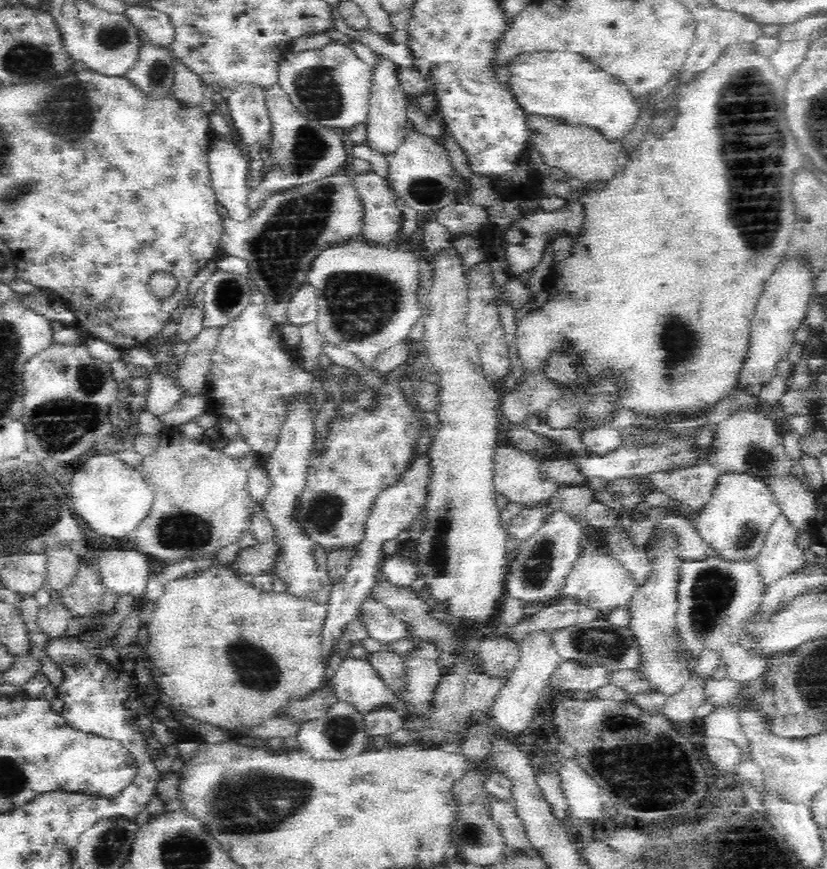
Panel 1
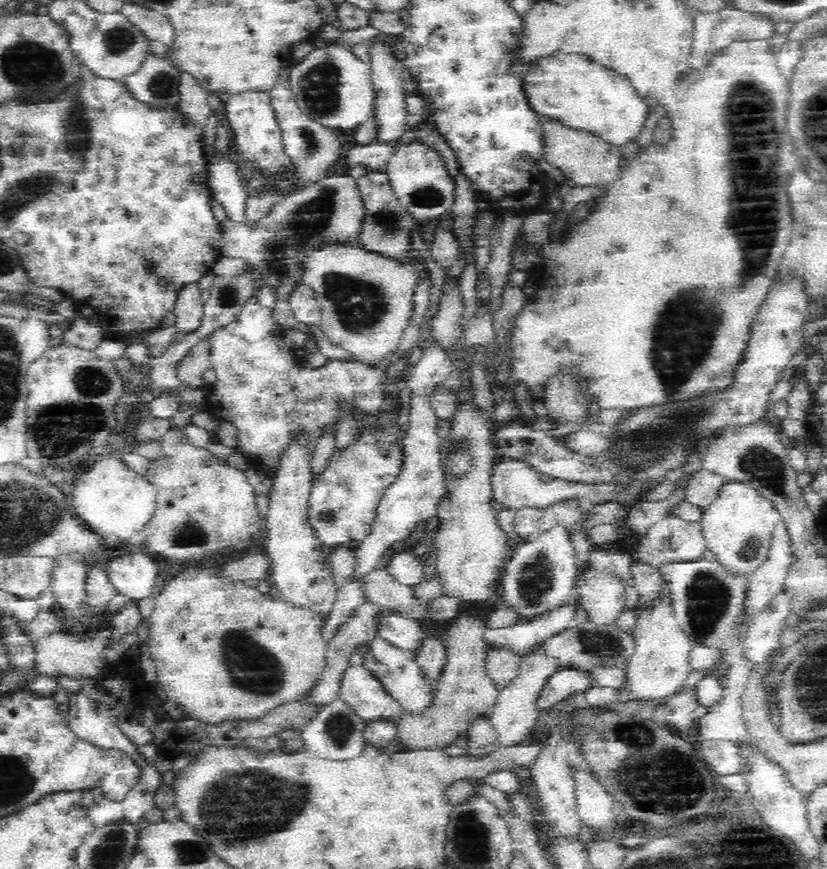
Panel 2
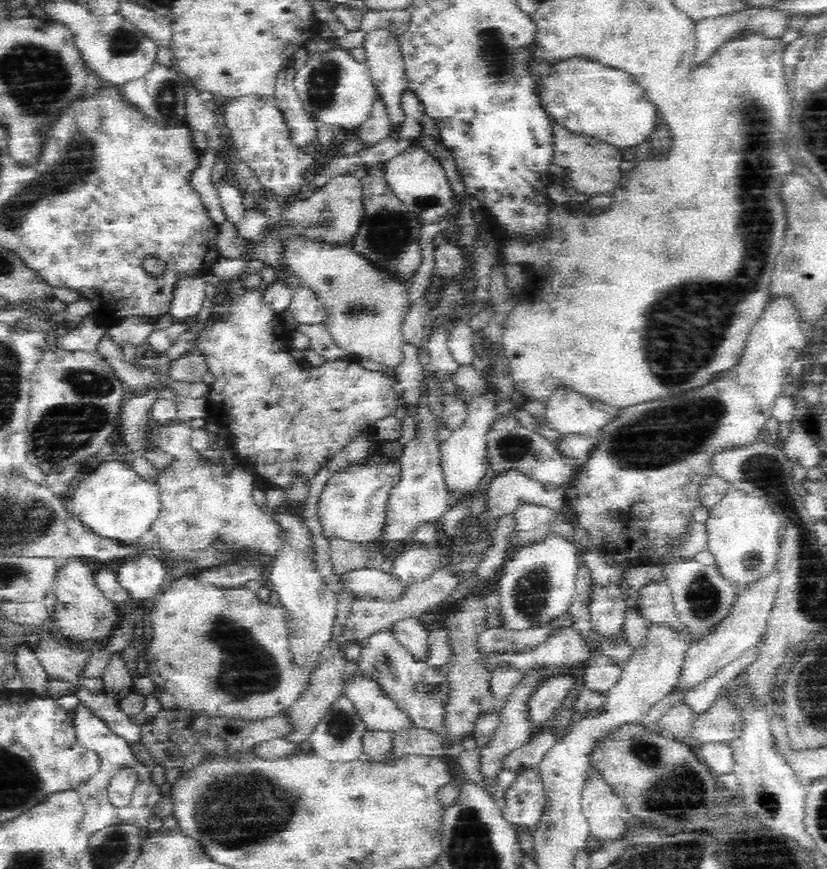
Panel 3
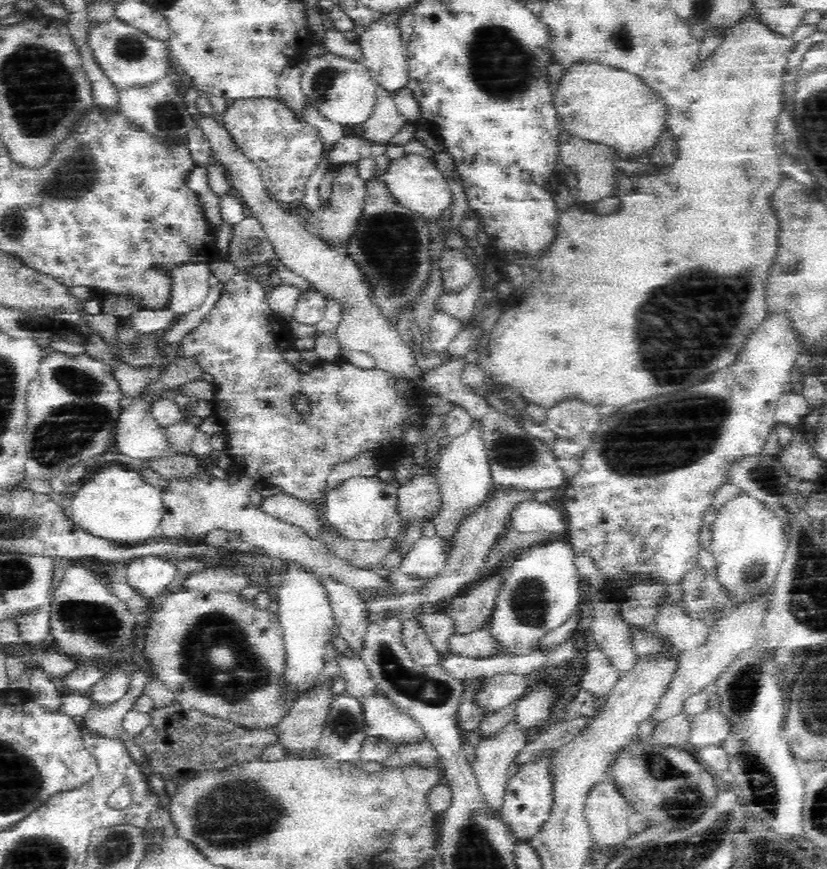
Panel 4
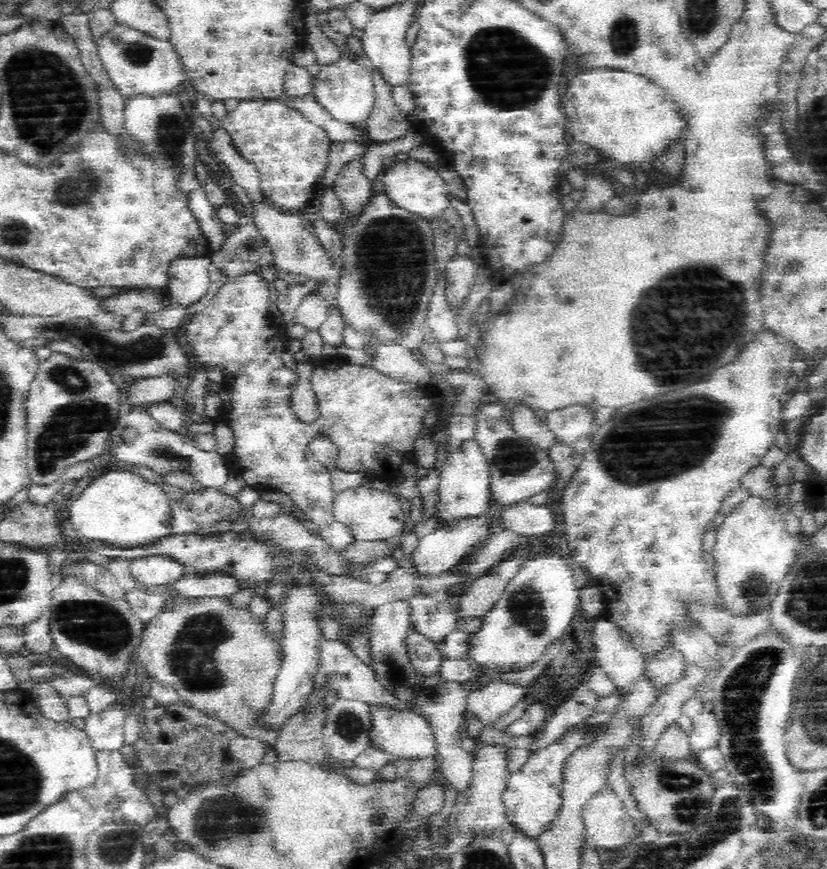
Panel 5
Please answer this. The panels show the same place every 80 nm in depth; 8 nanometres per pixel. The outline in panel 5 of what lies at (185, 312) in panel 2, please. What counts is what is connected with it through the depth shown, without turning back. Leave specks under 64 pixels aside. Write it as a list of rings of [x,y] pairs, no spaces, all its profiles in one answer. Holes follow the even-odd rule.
[[[182,258],[170,266],[168,292],[172,305],[188,308],[208,294],[210,264],[208,258]]]

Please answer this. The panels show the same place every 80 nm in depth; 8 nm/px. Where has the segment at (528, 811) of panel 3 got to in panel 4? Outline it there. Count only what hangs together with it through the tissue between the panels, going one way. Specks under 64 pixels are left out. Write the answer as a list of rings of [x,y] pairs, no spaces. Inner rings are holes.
[[[554,751],[546,752],[544,758],[538,762],[530,762],[526,766],[519,767],[516,776],[506,784],[500,813],[501,817],[513,828],[514,836],[518,840],[530,840],[548,818],[552,802],[552,783],[548,765]]]

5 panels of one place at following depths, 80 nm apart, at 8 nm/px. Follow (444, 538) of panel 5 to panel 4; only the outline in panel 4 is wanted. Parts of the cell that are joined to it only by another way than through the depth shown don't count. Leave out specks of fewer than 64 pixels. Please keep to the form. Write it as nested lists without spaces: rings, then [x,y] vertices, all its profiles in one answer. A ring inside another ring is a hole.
[[[435,534],[423,535],[406,552],[406,556],[401,558],[397,570],[416,580],[429,581],[445,566],[450,549],[451,542],[443,542]]]

